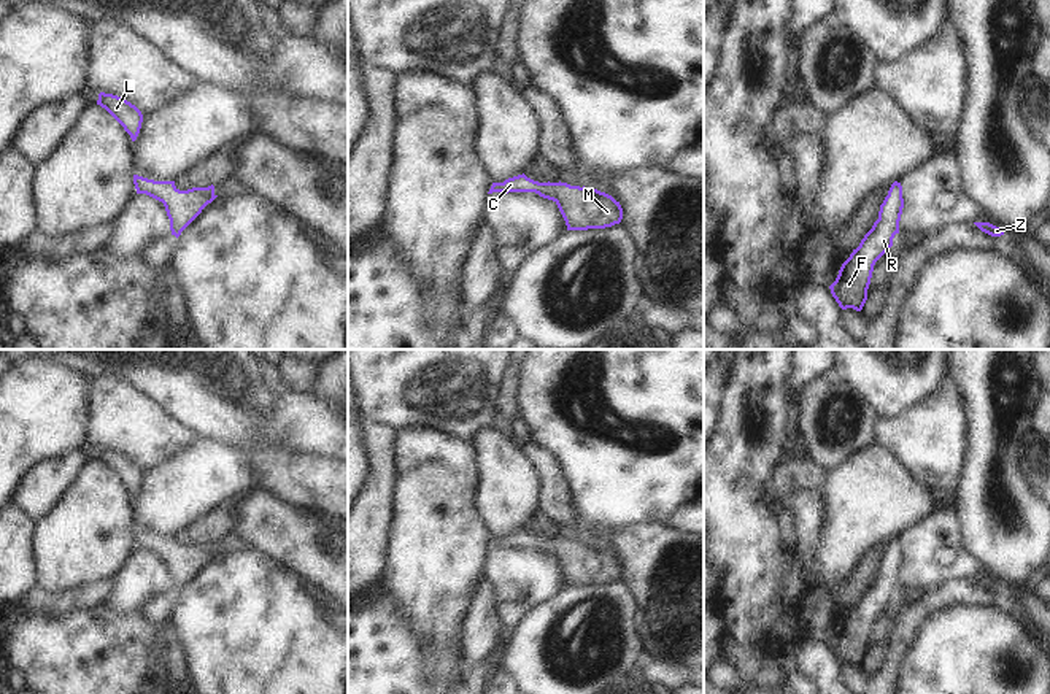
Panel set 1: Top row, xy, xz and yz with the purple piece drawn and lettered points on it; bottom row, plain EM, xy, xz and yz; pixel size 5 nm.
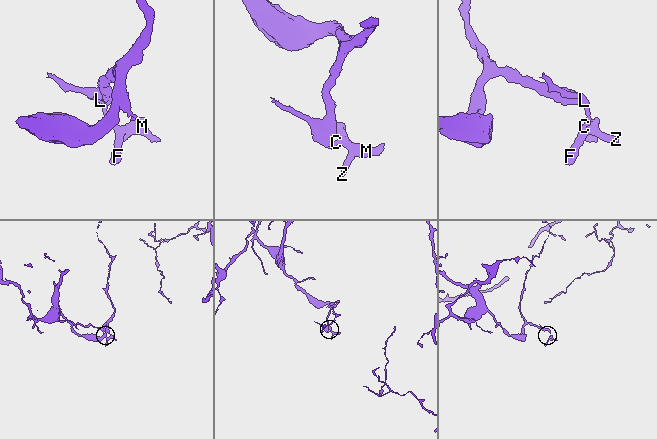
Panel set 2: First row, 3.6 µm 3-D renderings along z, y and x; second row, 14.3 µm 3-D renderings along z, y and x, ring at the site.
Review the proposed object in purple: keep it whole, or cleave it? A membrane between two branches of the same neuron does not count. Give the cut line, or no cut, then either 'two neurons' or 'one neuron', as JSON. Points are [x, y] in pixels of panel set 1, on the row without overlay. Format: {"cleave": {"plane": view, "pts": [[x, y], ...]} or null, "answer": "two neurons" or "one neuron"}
{"cleave": null, "answer": "one neuron"}

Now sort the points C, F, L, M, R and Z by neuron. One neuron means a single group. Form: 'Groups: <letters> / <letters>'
Groups: C F L M R Z

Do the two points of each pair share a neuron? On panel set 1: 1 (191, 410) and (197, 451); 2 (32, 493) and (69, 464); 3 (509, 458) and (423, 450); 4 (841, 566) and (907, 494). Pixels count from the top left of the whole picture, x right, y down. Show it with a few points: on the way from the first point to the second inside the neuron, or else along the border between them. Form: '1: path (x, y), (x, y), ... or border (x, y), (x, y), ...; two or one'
1: border (196, 434), (205, 439), (223, 439), (232, 445); two
2: path (42, 486), (59, 472); one
3: border (470, 442), (475, 451), (477, 493); two
4: path (852, 547), (888, 510); one

